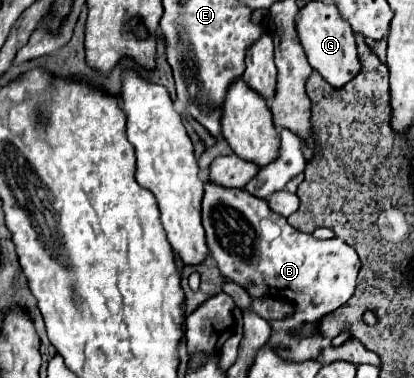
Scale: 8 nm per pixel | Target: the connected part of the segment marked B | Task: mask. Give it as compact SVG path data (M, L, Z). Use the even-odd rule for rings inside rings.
M210 179L204 187L202 225L206 231L210 255L216 259L222 275L246 287L252 297L266 295L296 305L296 315L270 323L274 329L270 343L274 343L274 347L278 347L280 353L288 359L318 359L328 339L322 339L322 335L318 337L318 329L312 337L306 339L294 339L290 337L290 331L306 321L318 325L326 313L338 309L354 295L356 277L360 271L360 259L354 247L350 247L338 237L318 241L308 233L296 231L288 225L286 217L274 213L268 207L266 199L248 195L246 189L226 191L226 187L218 187L216 183L210 183ZM264 217L272 219L282 229L282 233L274 241L264 241L260 235L260 221Z

